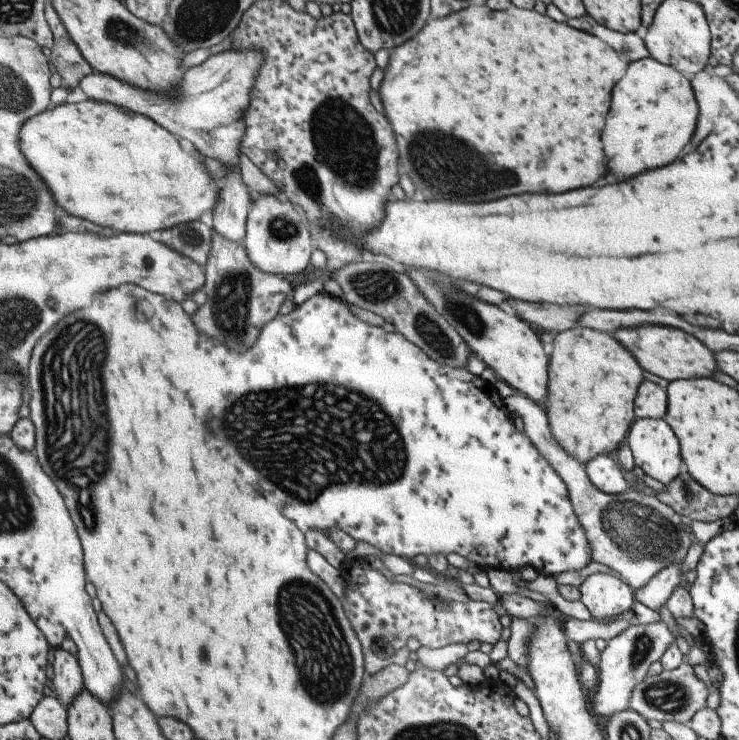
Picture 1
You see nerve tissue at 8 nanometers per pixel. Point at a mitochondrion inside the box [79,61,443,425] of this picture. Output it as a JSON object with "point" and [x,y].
{"point":[347,149]}

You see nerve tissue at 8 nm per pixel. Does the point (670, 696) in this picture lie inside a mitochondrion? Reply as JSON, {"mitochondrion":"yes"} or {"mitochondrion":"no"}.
{"mitochondrion":"yes"}

